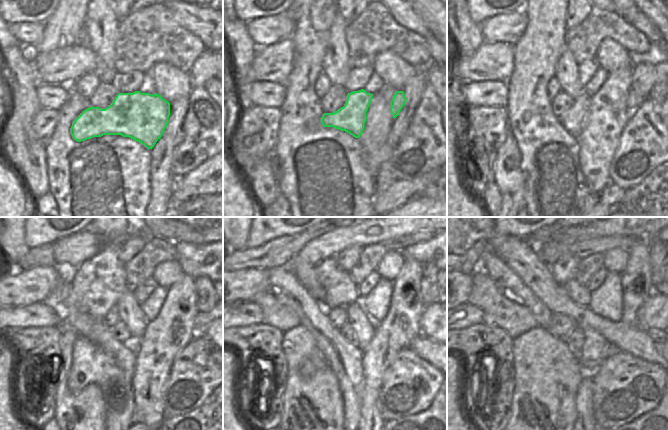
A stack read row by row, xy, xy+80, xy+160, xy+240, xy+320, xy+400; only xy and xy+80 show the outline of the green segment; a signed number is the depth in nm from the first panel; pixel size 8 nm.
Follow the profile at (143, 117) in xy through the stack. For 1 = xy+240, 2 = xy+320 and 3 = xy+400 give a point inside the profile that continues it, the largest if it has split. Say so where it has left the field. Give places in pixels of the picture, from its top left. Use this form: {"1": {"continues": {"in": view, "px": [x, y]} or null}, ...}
{"1": {"continues": {"in": "xy+240", "px": [202, 319]}}, "2": {"continues": null}, "3": {"continues": null}}

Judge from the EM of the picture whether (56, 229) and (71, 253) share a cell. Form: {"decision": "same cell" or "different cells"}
{"decision": "different cells"}

